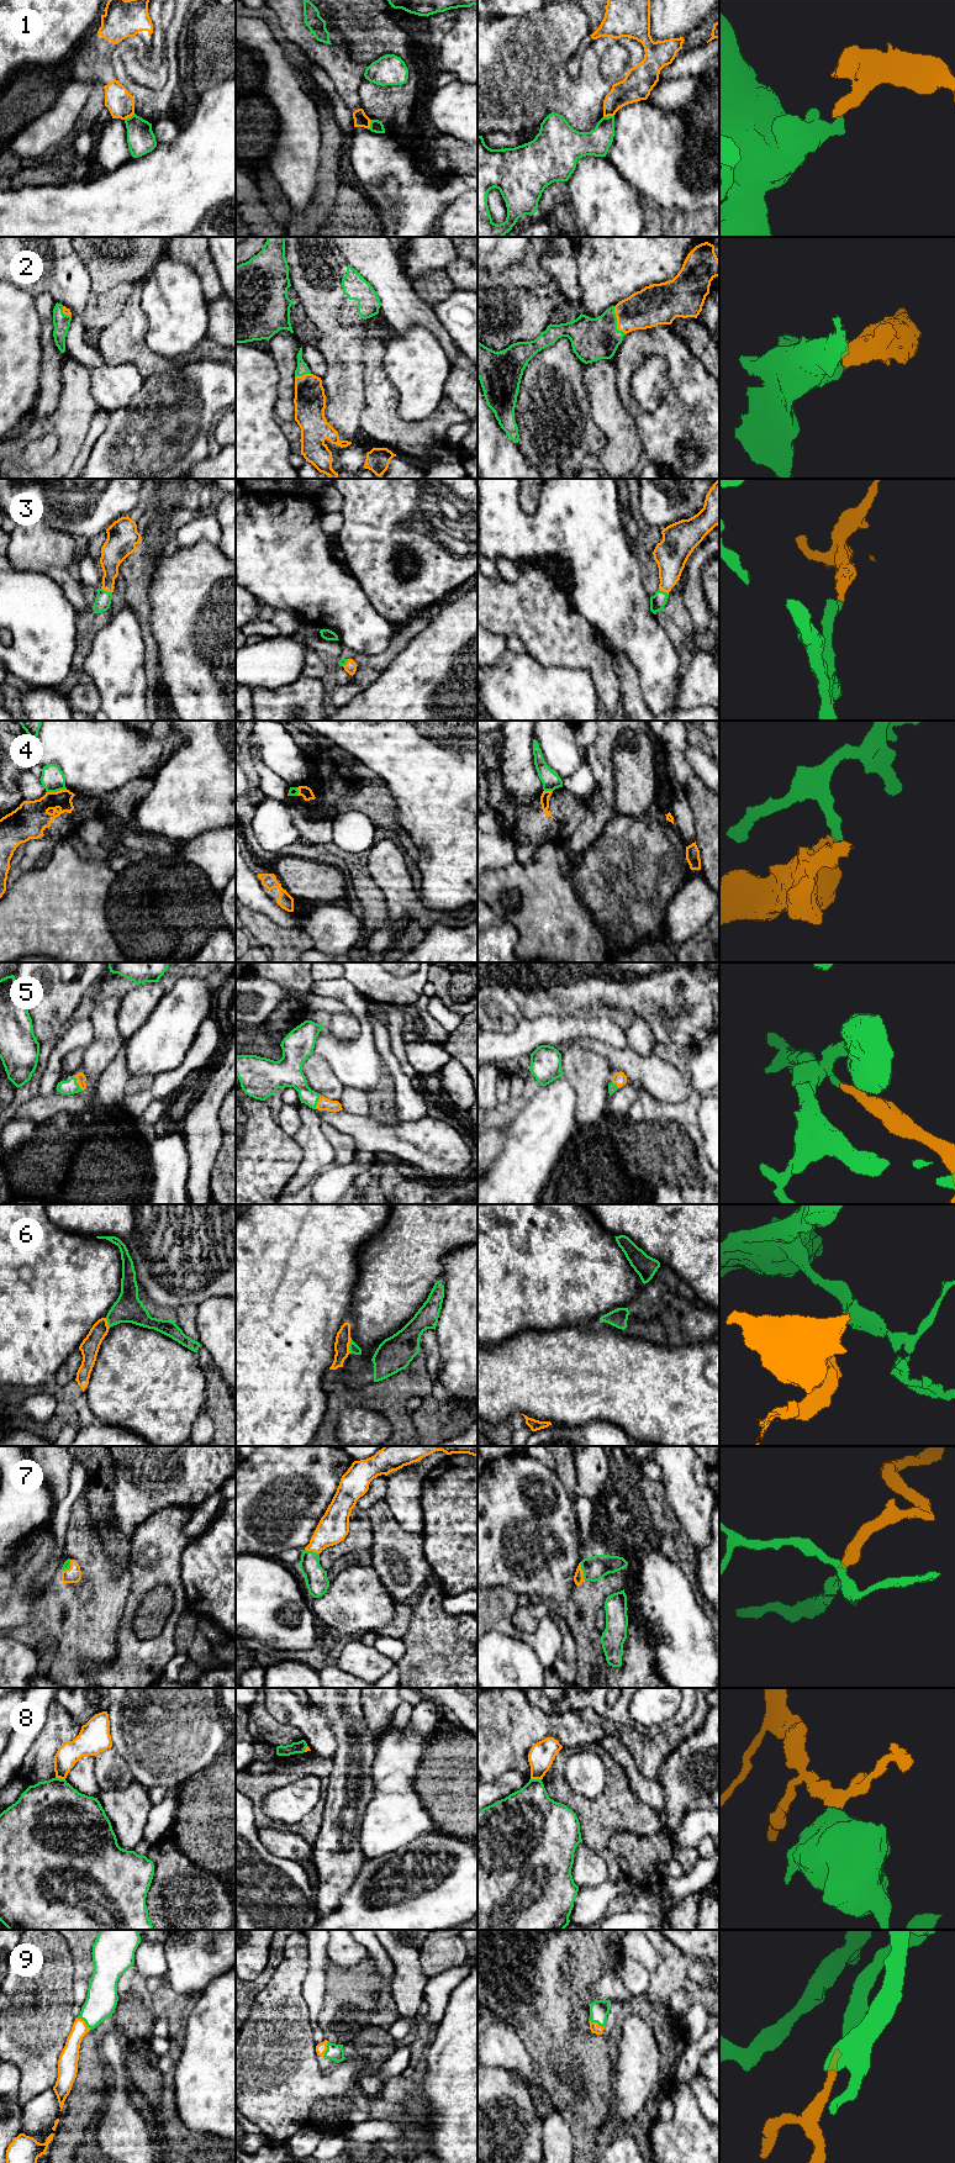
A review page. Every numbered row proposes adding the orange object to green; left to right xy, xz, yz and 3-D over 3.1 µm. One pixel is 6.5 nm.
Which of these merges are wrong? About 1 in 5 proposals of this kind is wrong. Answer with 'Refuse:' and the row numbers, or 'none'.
Refuse: 1, 4, 8

